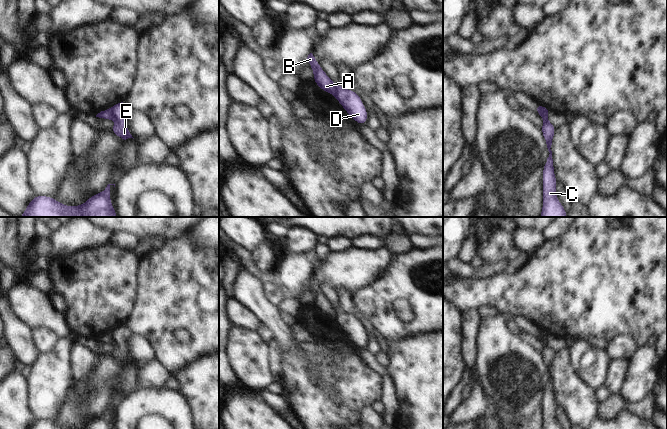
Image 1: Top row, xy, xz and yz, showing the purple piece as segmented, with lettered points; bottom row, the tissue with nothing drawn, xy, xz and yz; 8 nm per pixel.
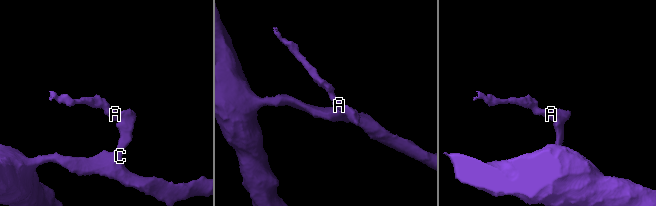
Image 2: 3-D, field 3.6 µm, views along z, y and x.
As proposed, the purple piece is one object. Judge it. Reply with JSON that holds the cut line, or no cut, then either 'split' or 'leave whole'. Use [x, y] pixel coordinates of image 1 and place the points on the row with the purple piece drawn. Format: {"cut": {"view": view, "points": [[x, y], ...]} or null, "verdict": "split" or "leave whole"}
{"cut": {"view": "xy", "points": [[111, 108], [113, 117]]}, "verdict": "split"}

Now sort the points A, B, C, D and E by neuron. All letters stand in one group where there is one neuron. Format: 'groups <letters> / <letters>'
groups A B / C D E

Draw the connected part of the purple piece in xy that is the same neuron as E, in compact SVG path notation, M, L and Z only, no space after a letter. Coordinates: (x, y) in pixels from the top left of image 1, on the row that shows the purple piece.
M121 101L116 105L112 106L112 116L116 120L116 124L113 125L111 131L114 135L126 140L128 138L133 138L126 126L126 116L130 111L132 111L129 104L125 101Z

